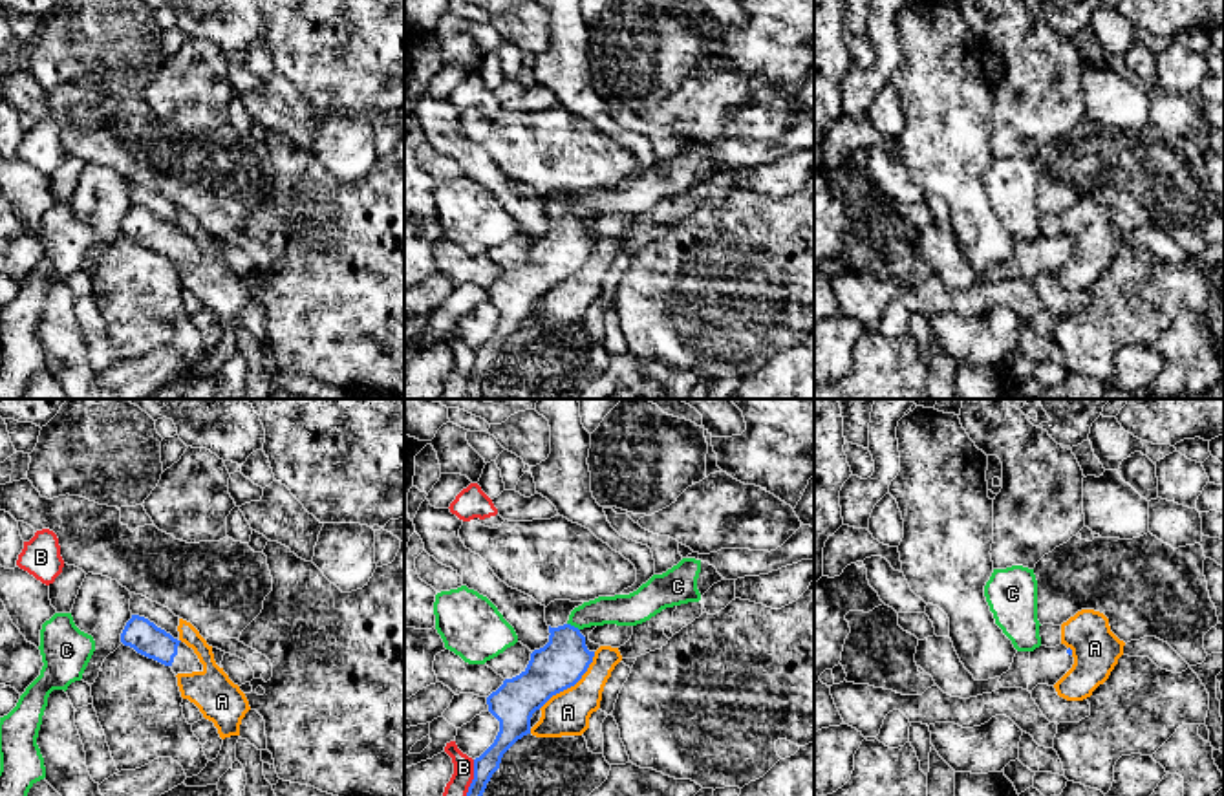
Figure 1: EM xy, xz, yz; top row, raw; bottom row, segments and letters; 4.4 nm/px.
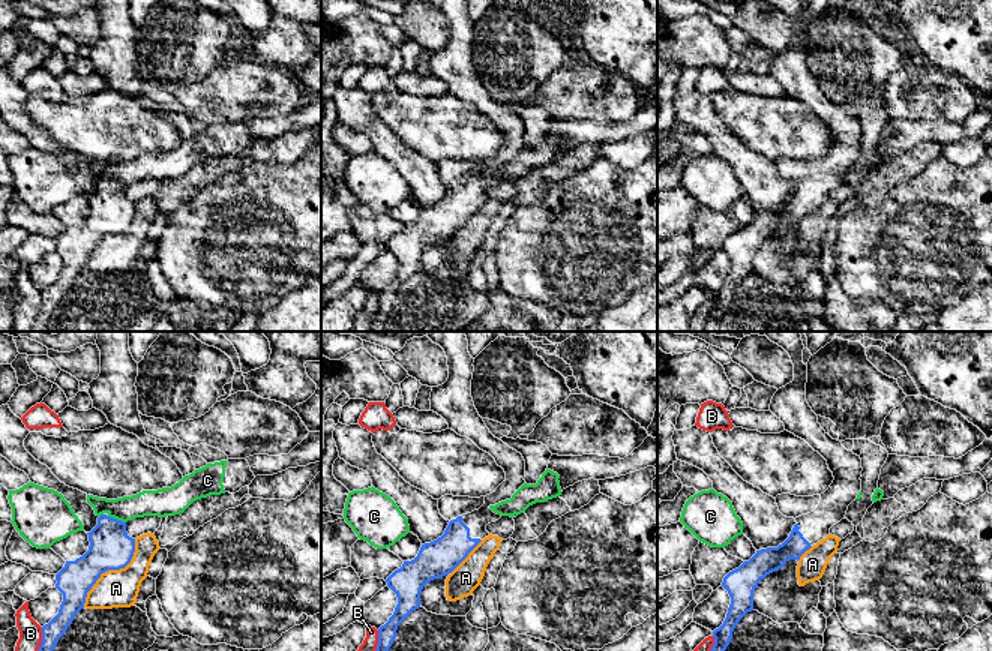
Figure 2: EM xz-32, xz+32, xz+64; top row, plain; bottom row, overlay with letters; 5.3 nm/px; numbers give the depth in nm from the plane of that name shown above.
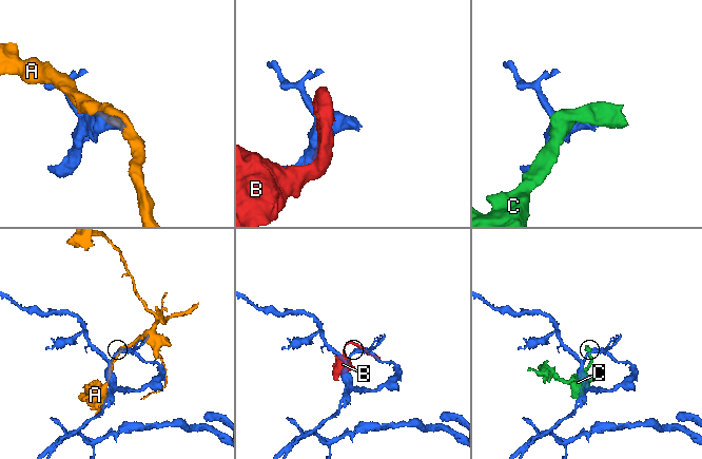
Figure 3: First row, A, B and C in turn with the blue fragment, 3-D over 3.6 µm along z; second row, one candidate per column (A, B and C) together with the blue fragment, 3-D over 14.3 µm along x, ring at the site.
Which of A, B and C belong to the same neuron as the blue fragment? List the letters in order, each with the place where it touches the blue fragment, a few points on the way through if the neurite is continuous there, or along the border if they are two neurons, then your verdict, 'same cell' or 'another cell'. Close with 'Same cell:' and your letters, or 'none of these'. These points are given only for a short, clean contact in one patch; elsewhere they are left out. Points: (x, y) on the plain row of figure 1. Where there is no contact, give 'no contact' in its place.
A: xz (571, 275) | another cell
B: xz (471, 374) | another cell
C: xz (573, 216) | along xz (568, 213), (579, 220) | another cell
Same cell: none of these

